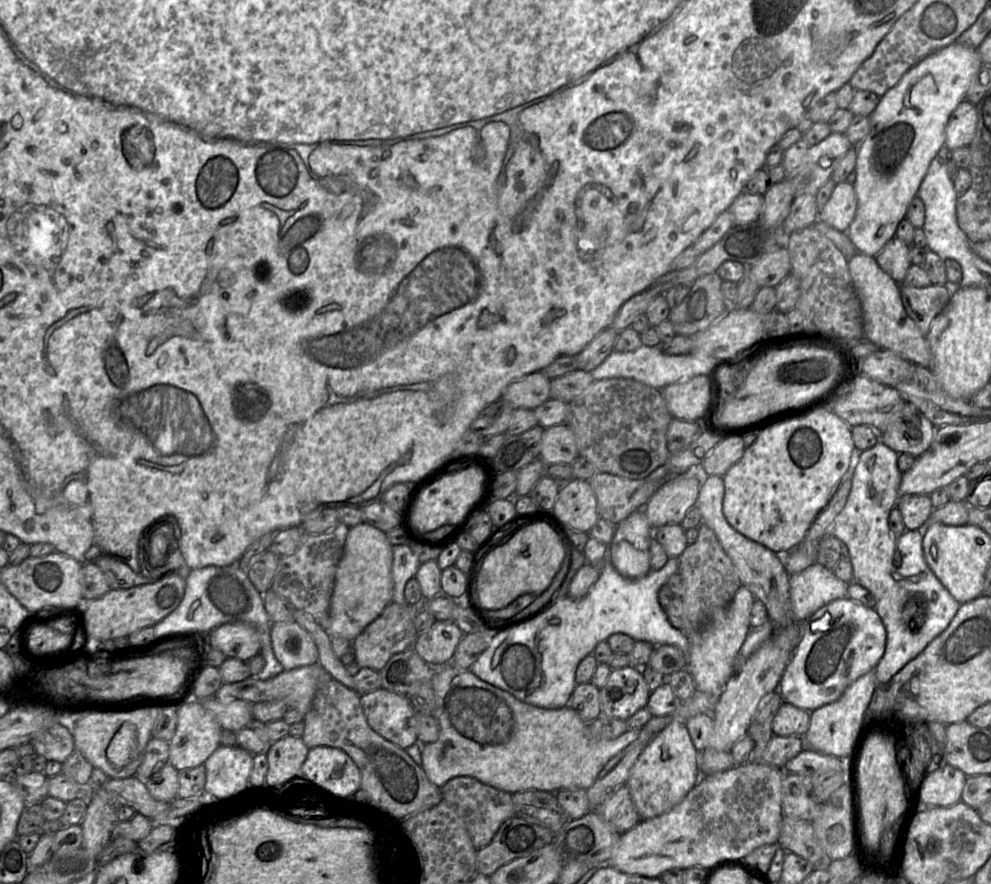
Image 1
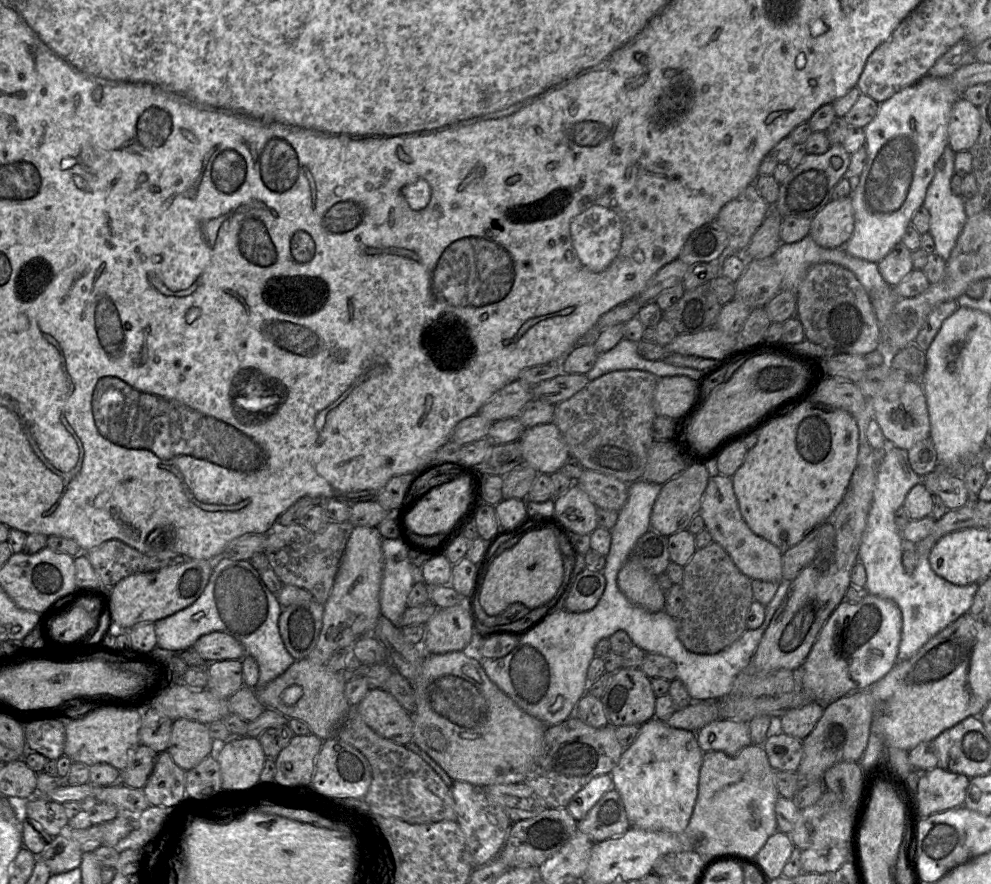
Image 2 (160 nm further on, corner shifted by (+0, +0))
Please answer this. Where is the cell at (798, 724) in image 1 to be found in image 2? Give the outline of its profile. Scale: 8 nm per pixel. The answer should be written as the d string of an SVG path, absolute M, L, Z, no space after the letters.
M811 702L801 707L790 709L781 716L783 733L803 741L822 717L824 707L819 703Z

